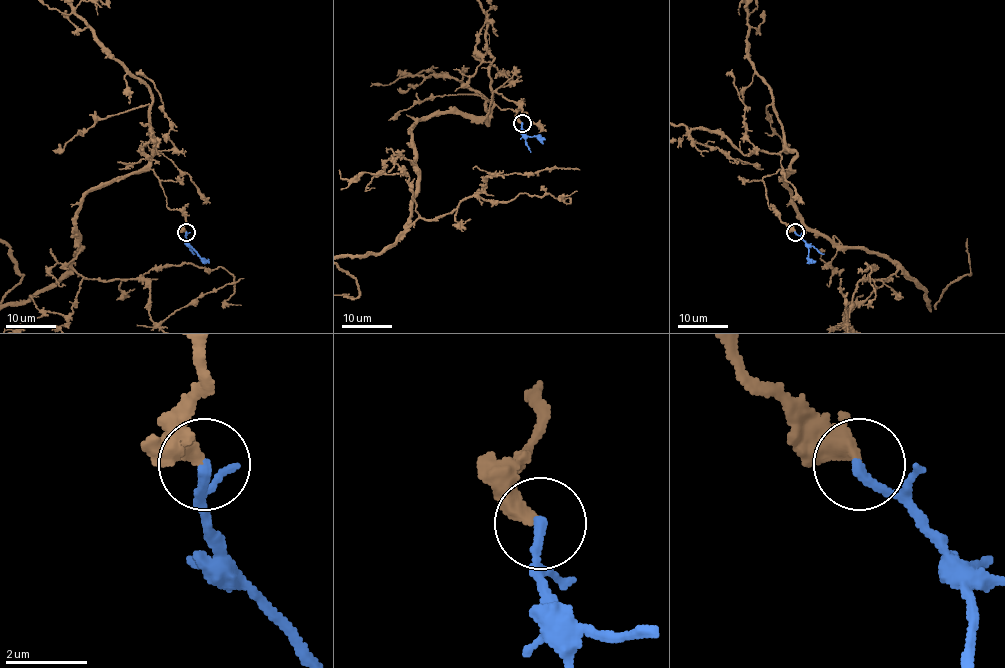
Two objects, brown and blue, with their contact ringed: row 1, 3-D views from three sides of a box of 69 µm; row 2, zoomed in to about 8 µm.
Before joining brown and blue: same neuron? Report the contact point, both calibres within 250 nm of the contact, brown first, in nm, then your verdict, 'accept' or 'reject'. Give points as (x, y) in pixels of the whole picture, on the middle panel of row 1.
at (522, 123); 400 nm thick on the brown side, 240 nm on the other; accept

